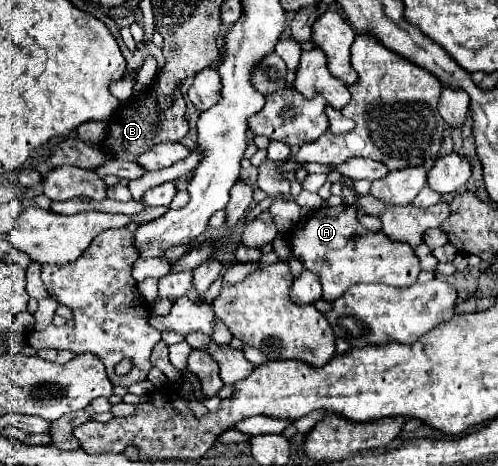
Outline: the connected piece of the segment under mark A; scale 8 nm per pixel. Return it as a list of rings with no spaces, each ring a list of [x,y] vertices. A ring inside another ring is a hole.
[[[354,206],[320,208],[312,212],[304,224],[288,232],[292,254],[302,260],[304,268],[320,278],[324,300],[334,302],[352,284],[380,282],[388,286],[412,286],[420,274],[420,262],[412,246],[390,240],[384,232],[370,232],[362,228]]]

